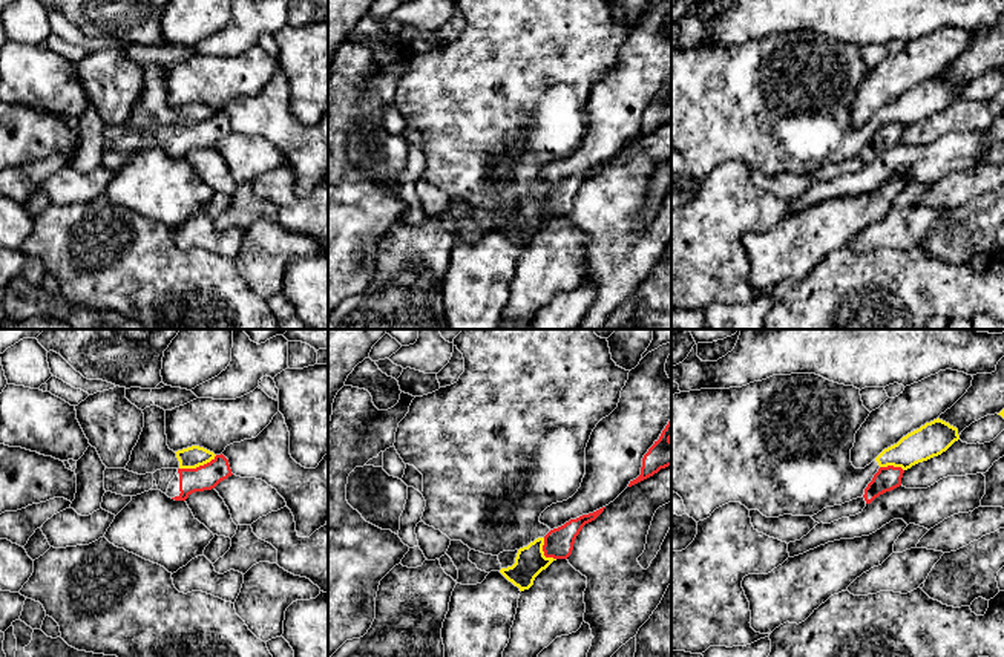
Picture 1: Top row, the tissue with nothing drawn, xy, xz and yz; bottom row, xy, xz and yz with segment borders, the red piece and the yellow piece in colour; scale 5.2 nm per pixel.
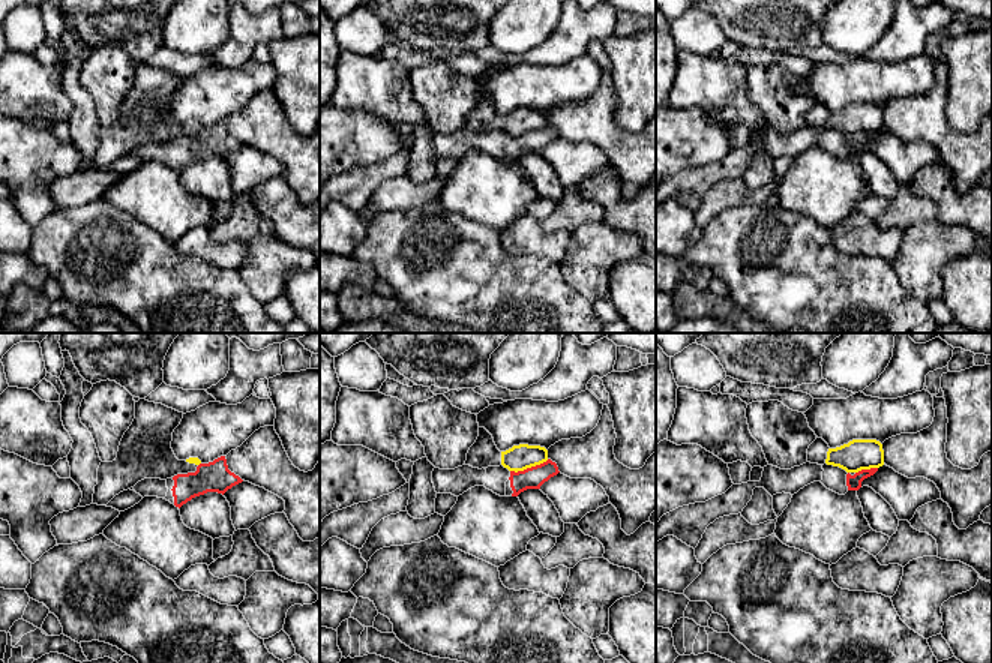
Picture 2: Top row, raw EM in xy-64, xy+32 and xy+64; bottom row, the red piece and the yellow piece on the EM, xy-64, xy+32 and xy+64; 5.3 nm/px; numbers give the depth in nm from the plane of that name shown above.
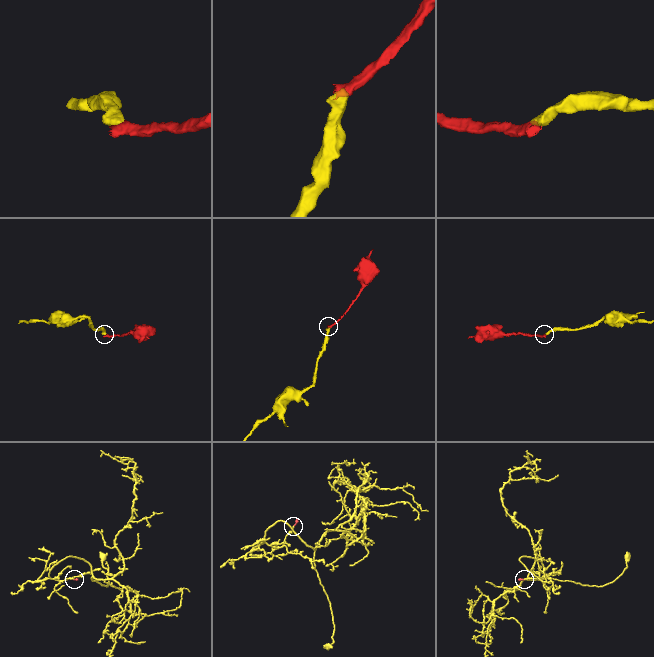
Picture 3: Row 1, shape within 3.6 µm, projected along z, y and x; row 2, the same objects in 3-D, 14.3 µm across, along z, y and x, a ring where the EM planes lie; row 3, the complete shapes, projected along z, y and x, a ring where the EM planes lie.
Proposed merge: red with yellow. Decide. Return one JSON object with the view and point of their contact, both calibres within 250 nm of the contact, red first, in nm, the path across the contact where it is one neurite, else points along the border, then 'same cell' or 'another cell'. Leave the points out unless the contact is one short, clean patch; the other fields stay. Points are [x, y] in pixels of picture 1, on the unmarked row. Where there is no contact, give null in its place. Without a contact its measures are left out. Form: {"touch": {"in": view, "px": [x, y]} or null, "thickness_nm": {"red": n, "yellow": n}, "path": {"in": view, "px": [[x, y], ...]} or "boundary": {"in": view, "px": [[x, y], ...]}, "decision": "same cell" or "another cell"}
{"touch": {"in": "xy", "px": [200, 123]}, "thickness_nm": {"red": 140, "yellow": 120}, "boundary": {"in": "xy", "px": [[216, 112], [195, 124], [180, 126]]}, "decision": "another cell"}

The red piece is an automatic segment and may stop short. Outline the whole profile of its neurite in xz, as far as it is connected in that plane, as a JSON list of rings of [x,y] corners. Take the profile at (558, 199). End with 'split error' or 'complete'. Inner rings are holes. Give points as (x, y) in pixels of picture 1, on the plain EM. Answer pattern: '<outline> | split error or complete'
[[[605,164],[589,172],[582,172],[576,176],[570,176],[564,182],[550,187],[544,193],[544,213],[553,216],[567,216],[572,211],[575,196],[582,187],[582,184],[595,178],[604,168],[604,165]]] | complete

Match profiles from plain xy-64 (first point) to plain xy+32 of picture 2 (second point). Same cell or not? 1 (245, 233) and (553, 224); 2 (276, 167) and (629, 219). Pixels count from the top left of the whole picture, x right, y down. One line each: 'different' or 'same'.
1: same
2: different

